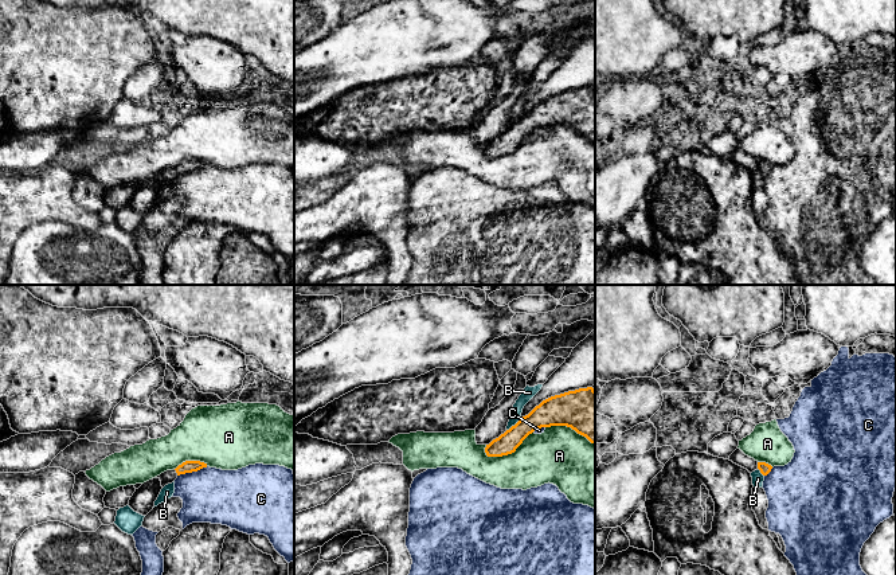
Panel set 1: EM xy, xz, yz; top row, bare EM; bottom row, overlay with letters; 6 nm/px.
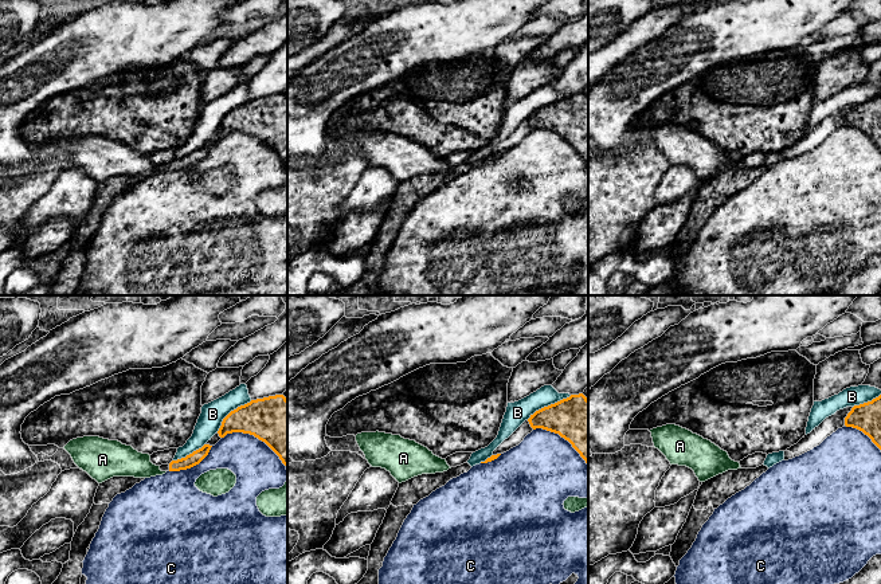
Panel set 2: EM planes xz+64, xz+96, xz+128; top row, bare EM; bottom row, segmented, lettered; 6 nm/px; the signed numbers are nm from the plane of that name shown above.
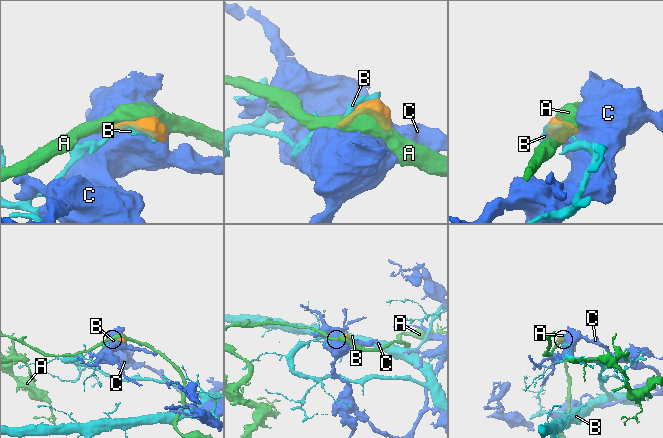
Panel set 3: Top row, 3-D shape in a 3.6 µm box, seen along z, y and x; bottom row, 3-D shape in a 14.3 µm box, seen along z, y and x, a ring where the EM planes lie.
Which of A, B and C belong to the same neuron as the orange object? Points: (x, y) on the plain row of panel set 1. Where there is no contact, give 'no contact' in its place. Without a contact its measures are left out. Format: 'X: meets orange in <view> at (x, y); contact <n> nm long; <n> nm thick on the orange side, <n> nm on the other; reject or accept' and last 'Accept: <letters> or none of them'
A: meets orange in xz at (508, 152); contact 320 nm long; 130 nm thick on the orange side, 300 nm on the other; reject
B: meets orange in xz at (515, 124); contact 120 nm long; 180 nm thick on the orange side, 70 nm on the other; reject
C: meets orange in xy at (192, 169); contact 190 nm long; 80 nm thick on the orange side, 320 nm on the other; reject
Accept: none of them

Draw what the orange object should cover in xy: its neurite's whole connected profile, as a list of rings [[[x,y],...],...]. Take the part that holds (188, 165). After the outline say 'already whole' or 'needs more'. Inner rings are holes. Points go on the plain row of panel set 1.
[[[185,160],[176,168],[167,169],[154,177],[159,177],[161,180],[161,185],[164,187],[165,184],[172,183],[180,173],[197,171],[203,167],[207,167],[207,163],[200,160]]]; needs more

